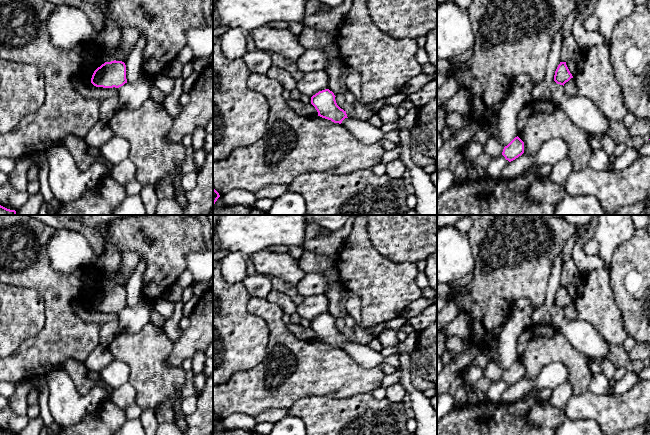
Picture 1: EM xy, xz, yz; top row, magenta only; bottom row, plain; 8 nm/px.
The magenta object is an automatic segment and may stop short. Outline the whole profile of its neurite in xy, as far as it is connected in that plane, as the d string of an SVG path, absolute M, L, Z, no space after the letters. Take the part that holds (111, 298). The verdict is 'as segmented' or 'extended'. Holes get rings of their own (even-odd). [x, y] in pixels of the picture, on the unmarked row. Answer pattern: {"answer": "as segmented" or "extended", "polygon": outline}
{"answer": "as segmented", "polygon": "M116 284L105 286L94 295L91 307L96 311L103 312L123 310L127 307L125 287Z"}

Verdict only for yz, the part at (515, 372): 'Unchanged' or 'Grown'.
Unchanged

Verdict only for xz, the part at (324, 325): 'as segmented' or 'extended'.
as segmented

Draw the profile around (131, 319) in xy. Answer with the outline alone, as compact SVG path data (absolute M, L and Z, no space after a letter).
M143 299L133 307L125 307L119 311L120 333L137 333L150 319L150 307Z

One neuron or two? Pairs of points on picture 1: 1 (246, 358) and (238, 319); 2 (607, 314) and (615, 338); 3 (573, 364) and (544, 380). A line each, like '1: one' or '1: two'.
1: one
2: one
3: two

